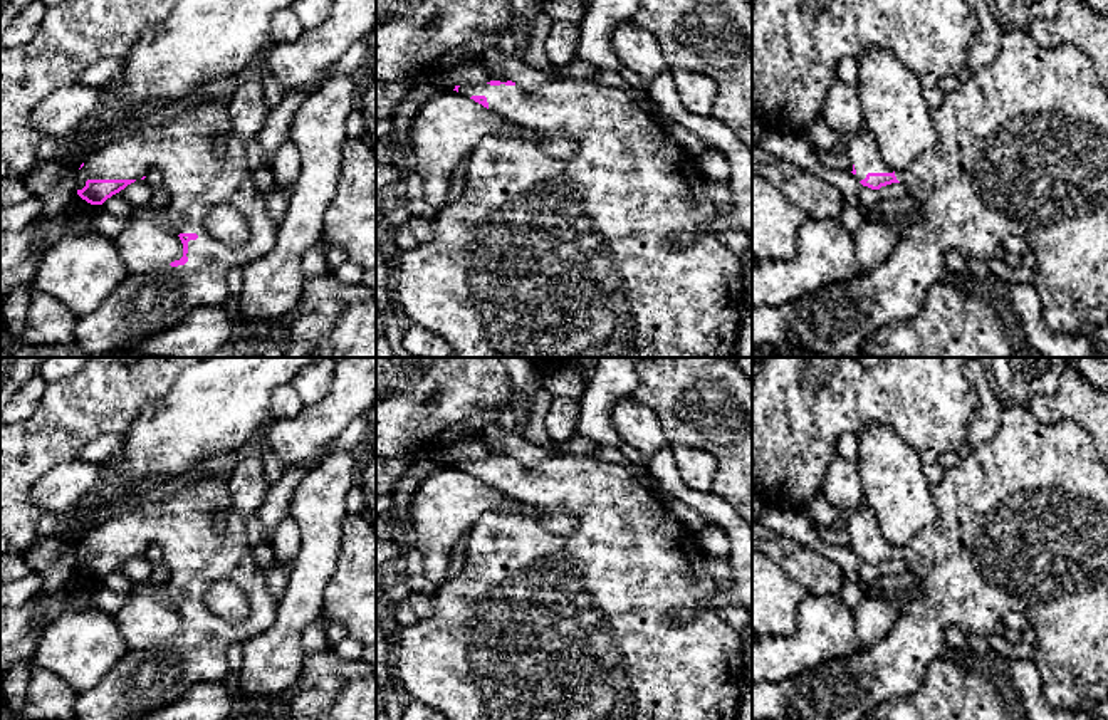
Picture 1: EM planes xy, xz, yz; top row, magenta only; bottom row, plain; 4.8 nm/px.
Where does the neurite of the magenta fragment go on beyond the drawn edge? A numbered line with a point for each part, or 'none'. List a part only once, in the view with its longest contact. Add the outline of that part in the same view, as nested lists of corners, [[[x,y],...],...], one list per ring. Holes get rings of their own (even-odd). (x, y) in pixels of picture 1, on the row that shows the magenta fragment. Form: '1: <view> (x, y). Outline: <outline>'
1: xy (141, 306). Outline: [[[196,99],[181,106],[170,119],[154,121],[136,129],[112,134],[76,171],[77,188],[87,180],[141,180],[151,166],[163,175],[170,203],[163,220],[180,233],[196,233],[188,242],[188,262],[178,267],[159,267],[146,274],[128,274],[123,282],[92,312],[77,317],[74,342],[91,356],[109,356],[175,327],[200,305],[222,307],[228,297],[227,275],[235,267],[267,255],[279,227],[270,220],[265,198],[257,191],[253,171],[248,168],[248,146],[240,143],[232,129],[228,104]],[[212,139],[225,139],[225,158],[213,153]],[[218,205],[237,206],[248,222],[248,242],[232,247],[217,240],[205,227],[206,215]]]

